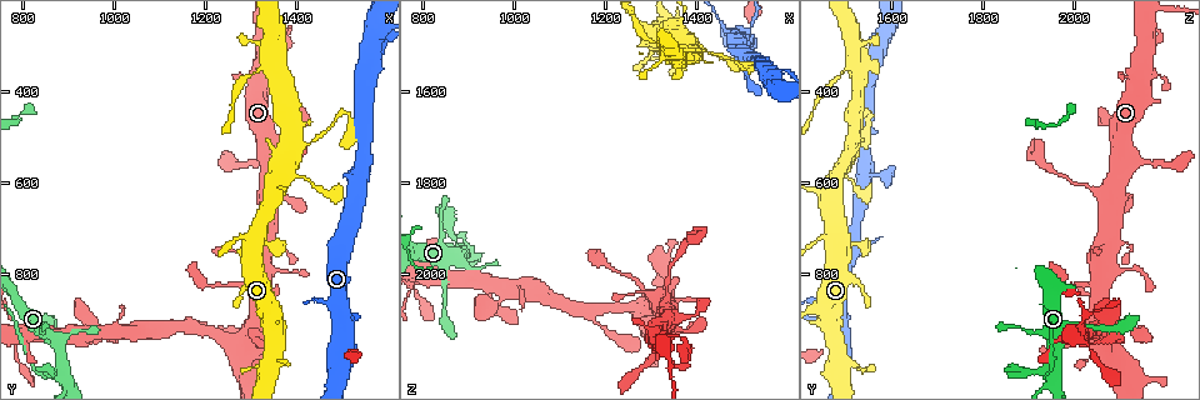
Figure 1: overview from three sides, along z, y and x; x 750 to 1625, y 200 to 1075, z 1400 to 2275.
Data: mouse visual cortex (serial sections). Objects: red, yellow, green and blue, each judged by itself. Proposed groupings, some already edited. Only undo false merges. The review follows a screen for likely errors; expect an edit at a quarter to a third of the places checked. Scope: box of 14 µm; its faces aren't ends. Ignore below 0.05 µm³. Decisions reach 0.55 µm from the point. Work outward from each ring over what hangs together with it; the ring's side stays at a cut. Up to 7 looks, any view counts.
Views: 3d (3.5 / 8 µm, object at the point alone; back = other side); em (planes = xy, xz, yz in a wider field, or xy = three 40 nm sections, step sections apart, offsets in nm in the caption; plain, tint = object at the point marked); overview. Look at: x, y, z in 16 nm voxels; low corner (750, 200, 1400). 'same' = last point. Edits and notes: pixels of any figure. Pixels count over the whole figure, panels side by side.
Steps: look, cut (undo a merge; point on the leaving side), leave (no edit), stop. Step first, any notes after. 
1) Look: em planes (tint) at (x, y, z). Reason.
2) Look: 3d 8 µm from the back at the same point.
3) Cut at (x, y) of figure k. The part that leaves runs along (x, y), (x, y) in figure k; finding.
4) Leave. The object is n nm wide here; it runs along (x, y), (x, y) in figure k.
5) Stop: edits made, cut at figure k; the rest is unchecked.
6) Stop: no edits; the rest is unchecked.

Look: 3d 3.5 µm at (1405, 515, 1515). Small branch off a trunk.

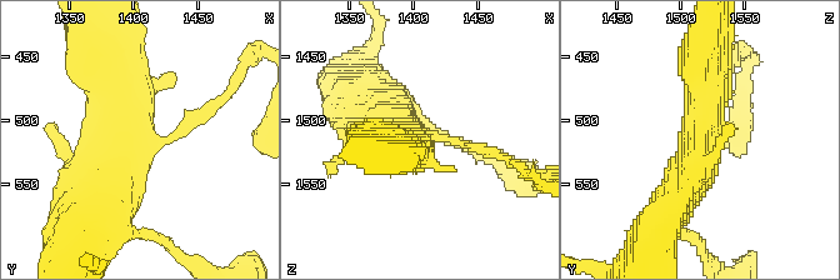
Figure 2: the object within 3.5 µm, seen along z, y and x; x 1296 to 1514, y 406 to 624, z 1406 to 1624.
Look: em planes (tint) at the same point. Need the tissue.

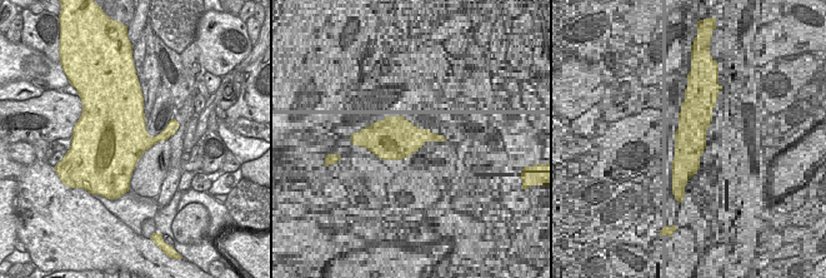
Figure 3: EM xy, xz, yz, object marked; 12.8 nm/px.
Leave. It runs along (663, 218), (701, 145), (708, 65) in figure 2; all the same cell.

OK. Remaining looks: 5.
Look: 3d 3.5 µm from the back at (1580, 280, 1550). Three-way junction.

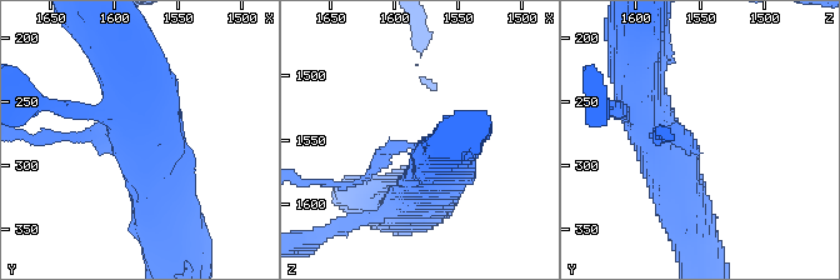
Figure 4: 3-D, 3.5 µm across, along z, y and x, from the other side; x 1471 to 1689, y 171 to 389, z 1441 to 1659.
Look: em xy step 2 (plain) at (1582, 286, 1554). Need the tissue.

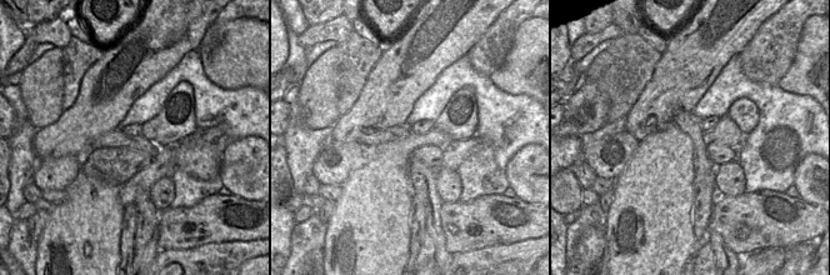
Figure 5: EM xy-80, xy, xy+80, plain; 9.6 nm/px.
Look: em xy step 2 (tint) at the same point.

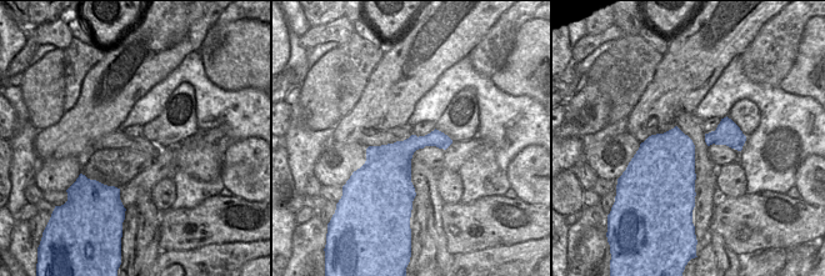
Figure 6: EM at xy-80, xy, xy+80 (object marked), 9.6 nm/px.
Cut at (95, 133) of figure 4. A border runs along (416, 138), (426, 145) in figure 6; a second cell is stuck on.

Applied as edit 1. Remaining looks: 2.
Look: 3d 3.5 µm at (1340, 340, 1515).

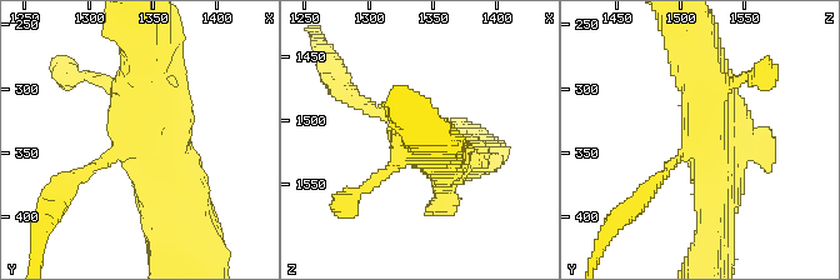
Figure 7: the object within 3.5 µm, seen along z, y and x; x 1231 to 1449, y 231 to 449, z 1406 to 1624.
Look: em xy step 5 (tint) at (1334, 344, 1514).

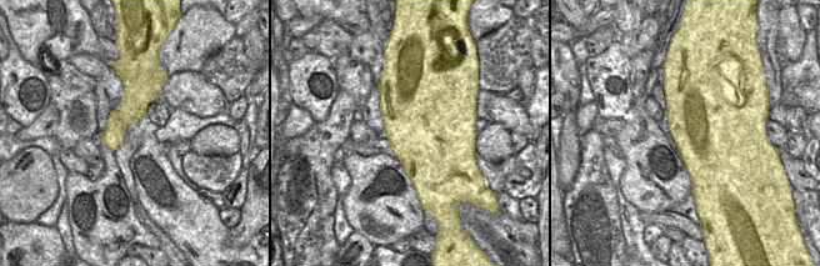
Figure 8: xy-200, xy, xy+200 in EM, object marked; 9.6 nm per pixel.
Cut at (345, 95) of figure 7. The part that leaves runs along (380, 113), (338, 86), (323, 49) in figure 7; a second cell is stuck on.

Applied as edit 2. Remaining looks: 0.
Stop: edits made, cut at figure 4, cut at figure 7; the rest is unchecked.

